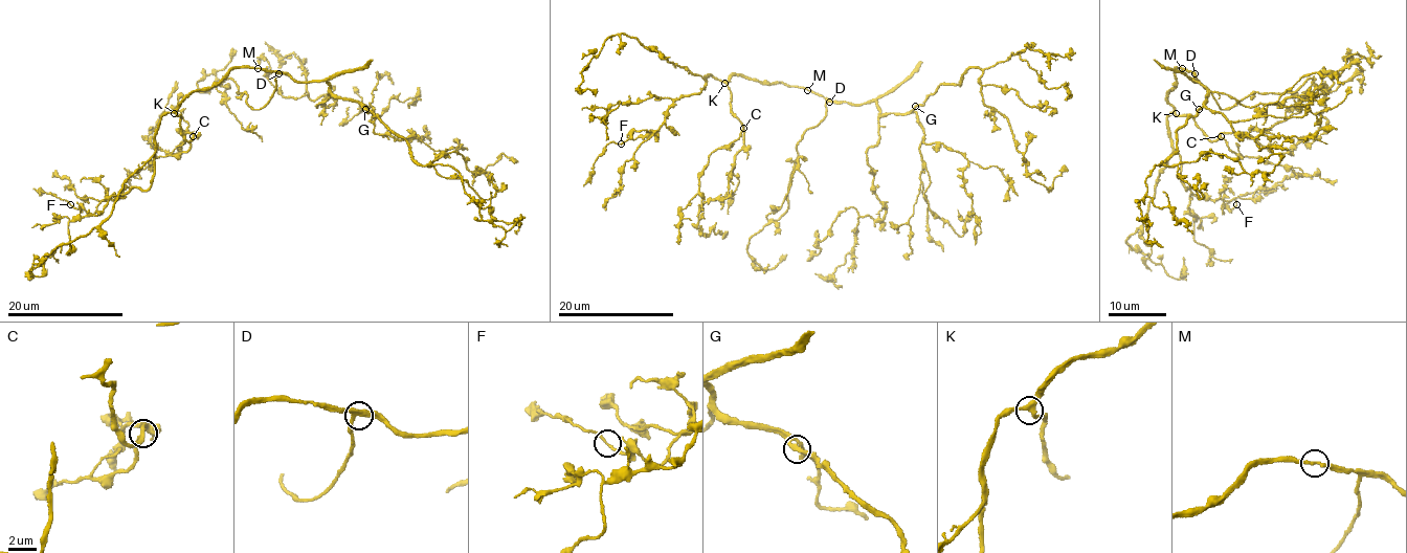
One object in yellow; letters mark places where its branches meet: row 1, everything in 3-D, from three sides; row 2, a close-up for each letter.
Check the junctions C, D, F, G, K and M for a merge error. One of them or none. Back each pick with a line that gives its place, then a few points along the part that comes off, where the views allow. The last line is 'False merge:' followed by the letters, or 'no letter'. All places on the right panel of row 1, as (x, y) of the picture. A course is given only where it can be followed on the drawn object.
False merge: no letter

